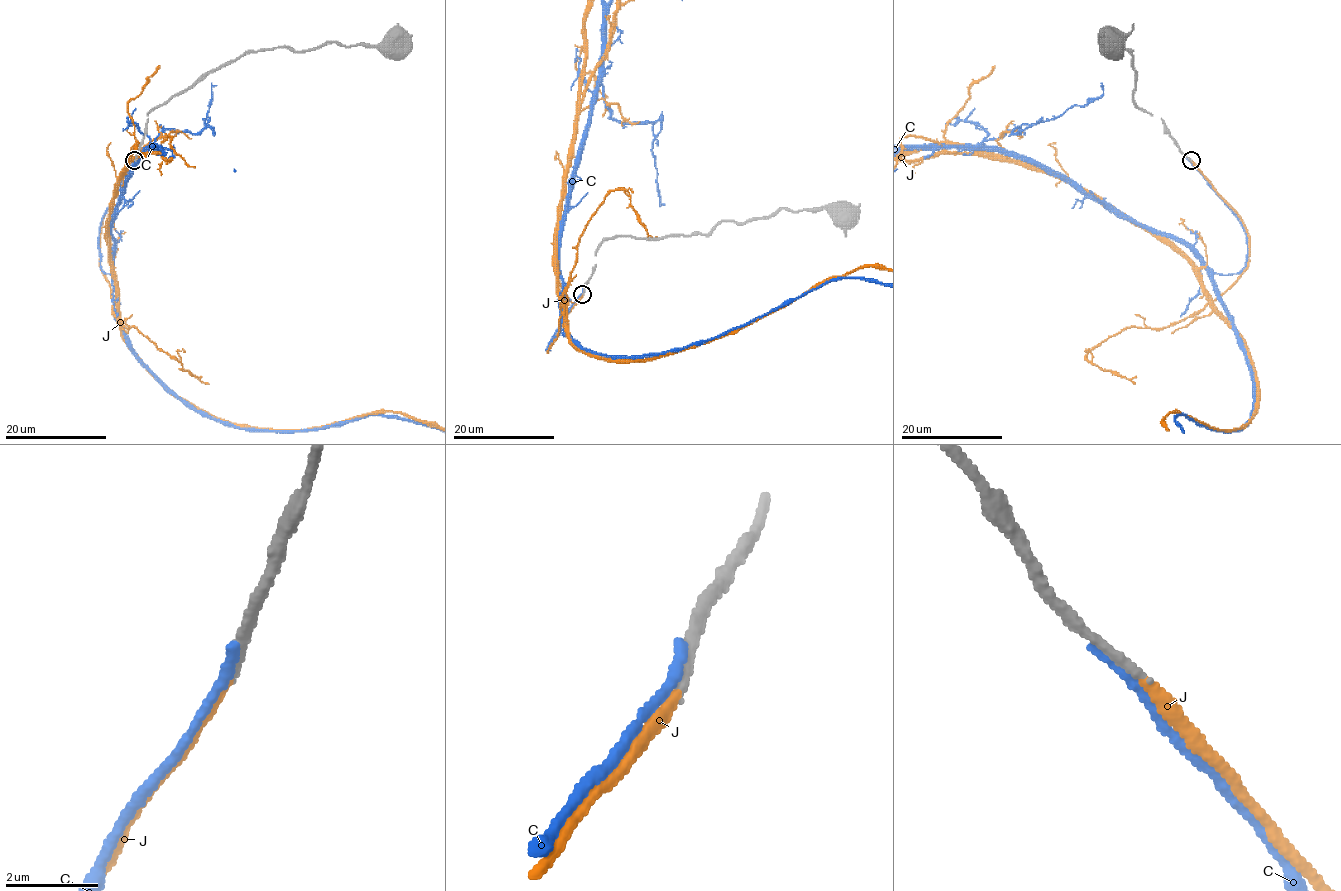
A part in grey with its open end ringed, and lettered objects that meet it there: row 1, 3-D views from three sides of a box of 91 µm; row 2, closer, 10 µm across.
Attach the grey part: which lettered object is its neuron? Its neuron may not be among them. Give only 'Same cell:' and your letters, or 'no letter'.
Same cell: J

